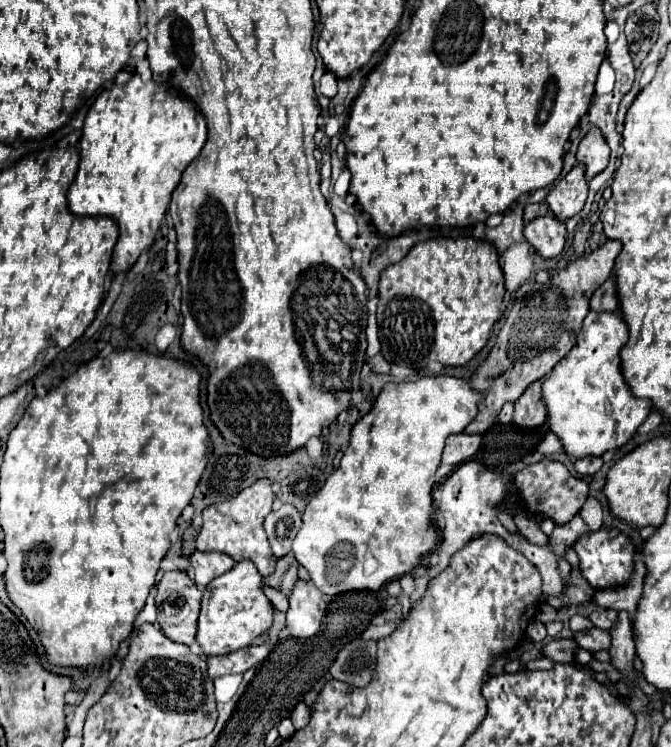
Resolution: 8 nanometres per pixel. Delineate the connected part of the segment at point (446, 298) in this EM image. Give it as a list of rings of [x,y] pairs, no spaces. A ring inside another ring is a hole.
[[[439,237],[417,243],[399,263],[381,273],[377,325],[383,357],[415,369],[427,367],[429,361],[451,367],[469,363],[501,317],[503,281],[499,255],[487,241]]]

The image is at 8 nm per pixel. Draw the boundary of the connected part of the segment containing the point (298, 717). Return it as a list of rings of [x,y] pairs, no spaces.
[[[299,703],[291,713],[291,721],[295,729],[303,729],[309,723],[309,719],[311,719],[311,705],[307,703]]]

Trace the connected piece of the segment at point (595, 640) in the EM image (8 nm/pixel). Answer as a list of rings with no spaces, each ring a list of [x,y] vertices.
[[[585,629],[585,631],[575,631],[573,633],[573,641],[587,651],[601,651],[601,649],[609,649],[609,631],[603,629]]]

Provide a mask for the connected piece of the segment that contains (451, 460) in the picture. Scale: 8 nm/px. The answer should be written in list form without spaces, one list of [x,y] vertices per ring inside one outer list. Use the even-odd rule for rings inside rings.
[[[467,433],[449,435],[441,463],[457,467],[457,465],[469,461],[475,455],[475,451],[479,449],[479,445],[481,445],[481,435],[467,435]]]

